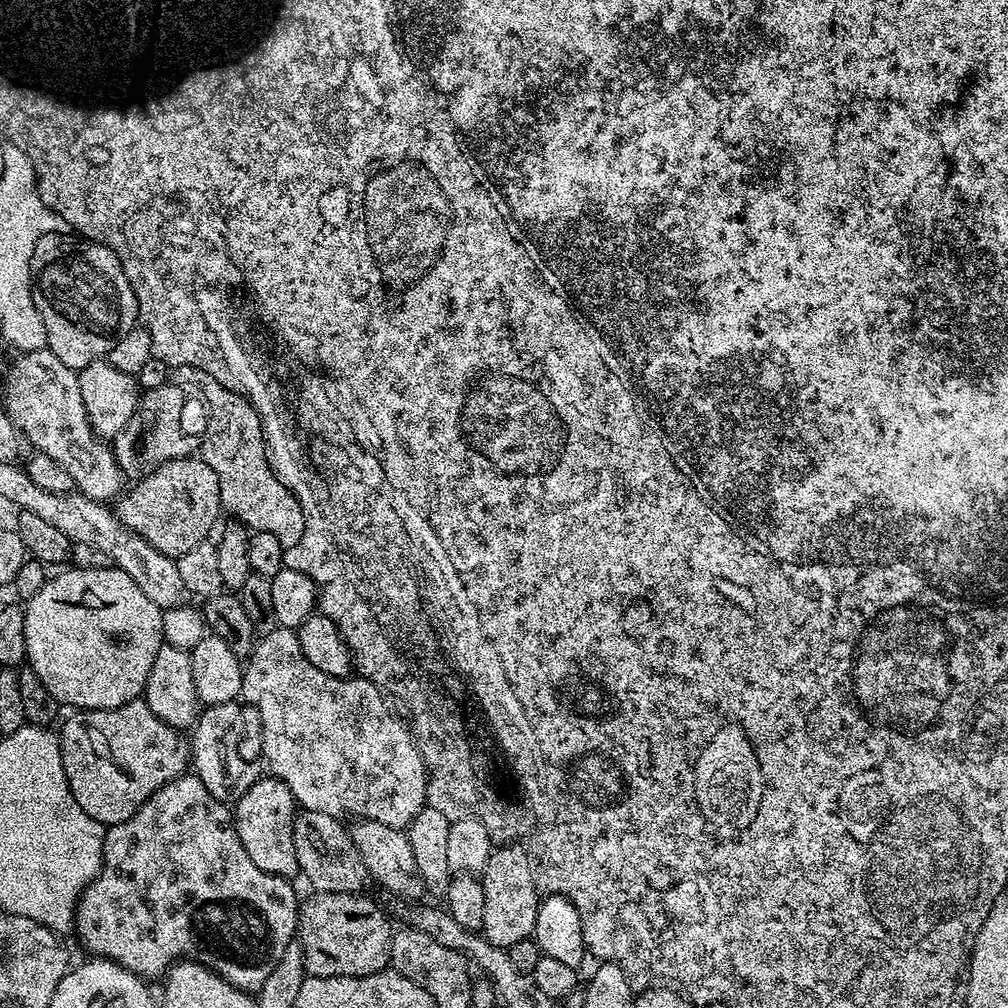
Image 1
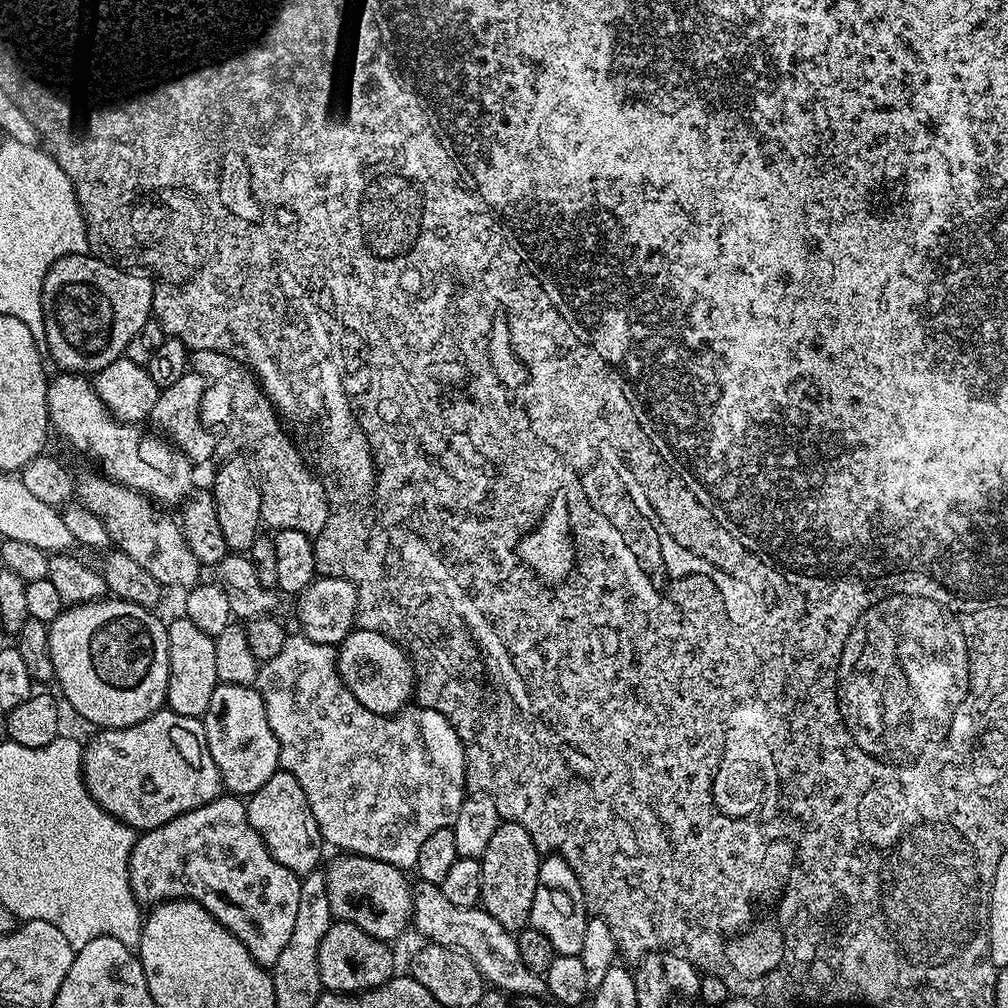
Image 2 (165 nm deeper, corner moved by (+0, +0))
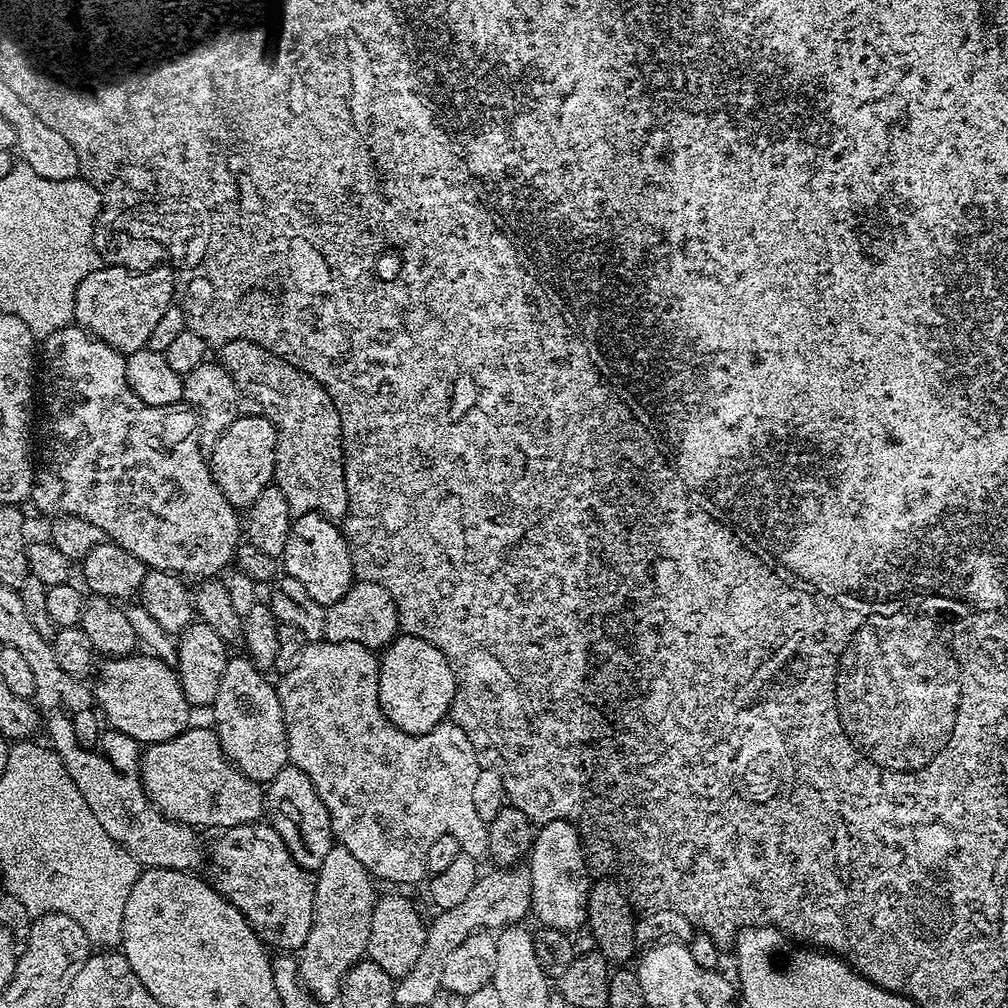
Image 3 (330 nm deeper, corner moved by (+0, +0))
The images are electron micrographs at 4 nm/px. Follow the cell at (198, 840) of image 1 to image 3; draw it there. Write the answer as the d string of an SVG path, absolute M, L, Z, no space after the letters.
M257 822L223 829L206 852L207 879L248 920L257 938L280 954L296 954L312 929L313 873L298 866L271 824Z

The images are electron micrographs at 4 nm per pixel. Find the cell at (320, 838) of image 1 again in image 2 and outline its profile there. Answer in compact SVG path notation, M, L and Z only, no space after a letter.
M355 854L337 855L337 860L326 868L326 890L330 910L336 920L345 920L360 930L366 930L376 940L393 942L412 922L413 885L408 885L405 869L395 868L390 862Z

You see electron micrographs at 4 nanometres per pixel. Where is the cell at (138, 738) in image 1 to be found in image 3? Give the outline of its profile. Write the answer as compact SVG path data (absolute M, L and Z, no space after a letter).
M190 726L182 734L166 742L147 745L140 753L140 780L144 784L144 792L149 802L163 816L169 820L177 820L179 824L188 824L197 830L203 828L223 830L243 824L254 824L264 816L265 789L255 780L246 778L246 774L242 774L230 763L211 727Z

